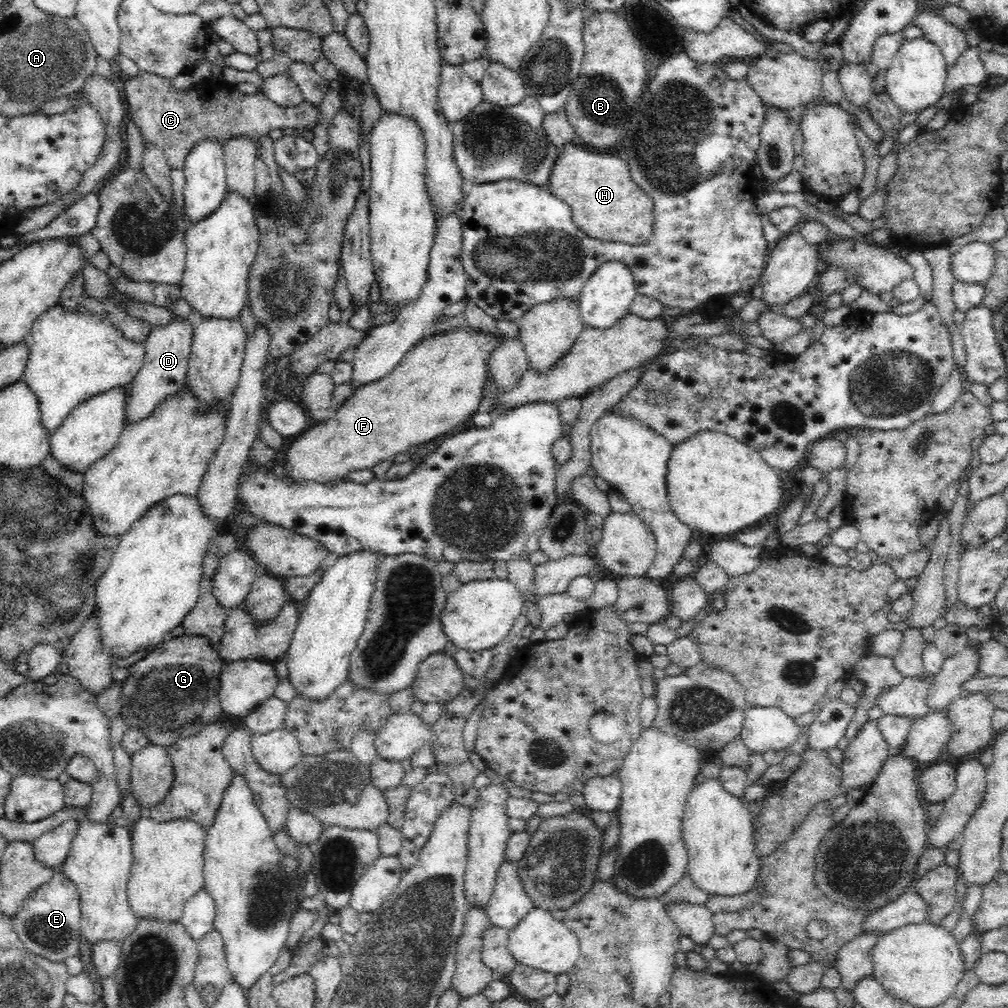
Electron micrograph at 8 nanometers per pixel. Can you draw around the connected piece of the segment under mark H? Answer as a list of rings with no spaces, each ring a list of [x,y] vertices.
[[[577,141],[566,143],[559,152],[546,187],[570,206],[574,224],[592,238],[639,245],[646,244],[654,232],[654,200],[632,180],[622,156],[592,152]]]

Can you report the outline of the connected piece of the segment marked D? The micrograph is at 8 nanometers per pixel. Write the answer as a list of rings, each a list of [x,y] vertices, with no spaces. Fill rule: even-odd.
[[[176,315],[174,320],[166,323],[166,326],[153,326],[146,338],[146,359],[142,369],[134,376],[134,381],[131,384],[131,396],[127,401],[126,406],[126,426],[131,425],[133,422],[138,422],[142,418],[149,417],[154,410],[154,407],[158,406],[164,398],[168,398],[170,394],[176,394],[178,390],[181,390],[186,382],[186,374],[189,372],[191,347],[193,344],[193,326],[192,322],[186,317],[179,318]]]

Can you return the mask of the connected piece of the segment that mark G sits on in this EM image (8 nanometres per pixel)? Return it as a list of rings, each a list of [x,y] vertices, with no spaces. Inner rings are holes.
[[[186,632],[179,637],[175,635],[167,637],[156,646],[154,651],[130,666],[130,678],[126,678],[123,683],[122,696],[120,696],[121,711],[128,719],[128,726],[146,731],[150,742],[167,747],[177,738],[196,734],[207,722],[218,720],[223,712],[218,694],[220,674],[225,663],[217,647],[212,645],[208,637]]]

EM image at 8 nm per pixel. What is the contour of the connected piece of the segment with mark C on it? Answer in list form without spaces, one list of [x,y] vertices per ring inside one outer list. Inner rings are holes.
[[[138,71],[134,76],[126,78],[124,96],[128,102],[130,118],[140,128],[140,134],[144,135],[144,141],[150,141],[160,148],[170,168],[178,170],[183,170],[186,155],[200,139],[220,141],[222,146],[230,137],[236,135],[248,135],[254,141],[258,141],[262,135],[268,134],[272,129],[314,128],[319,115],[316,105],[306,101],[298,104],[298,106],[278,106],[262,90],[246,94],[242,93],[236,85],[230,85],[228,82],[219,83],[215,80],[192,81],[183,90],[176,89],[172,85],[172,79],[146,71]]]

